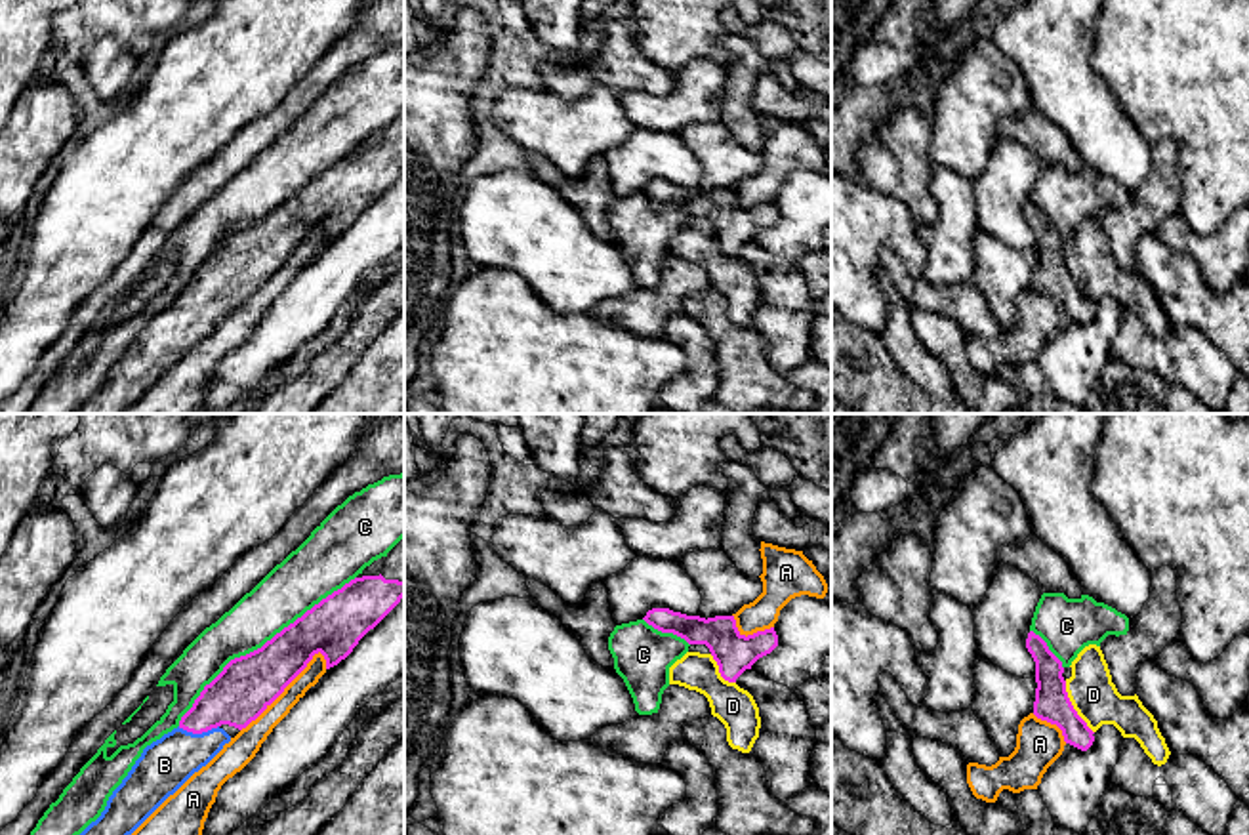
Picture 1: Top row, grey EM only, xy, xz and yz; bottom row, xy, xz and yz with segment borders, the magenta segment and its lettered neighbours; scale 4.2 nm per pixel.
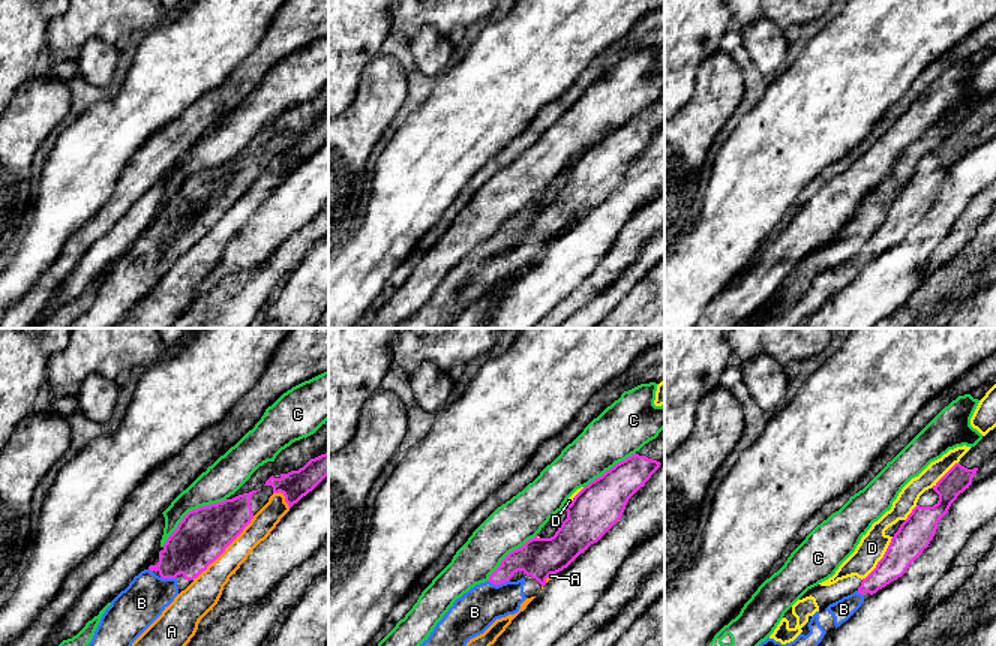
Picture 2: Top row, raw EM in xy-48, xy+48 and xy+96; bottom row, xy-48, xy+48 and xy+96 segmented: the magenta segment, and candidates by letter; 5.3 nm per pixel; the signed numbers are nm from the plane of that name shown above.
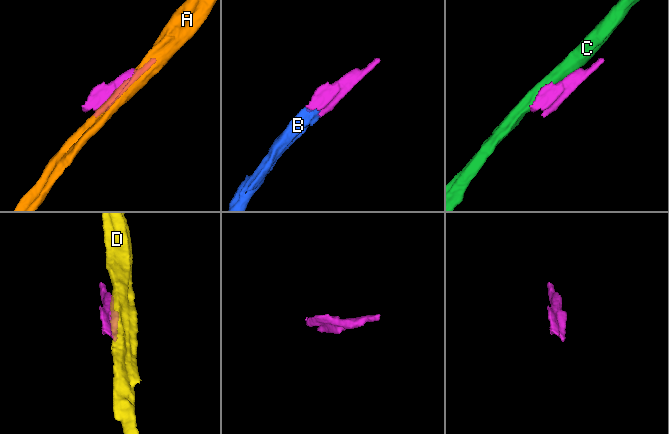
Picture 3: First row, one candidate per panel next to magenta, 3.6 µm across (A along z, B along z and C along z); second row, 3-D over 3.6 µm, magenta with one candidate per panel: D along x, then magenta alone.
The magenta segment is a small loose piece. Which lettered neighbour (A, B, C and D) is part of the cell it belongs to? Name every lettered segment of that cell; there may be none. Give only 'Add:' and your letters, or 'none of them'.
Add: B

